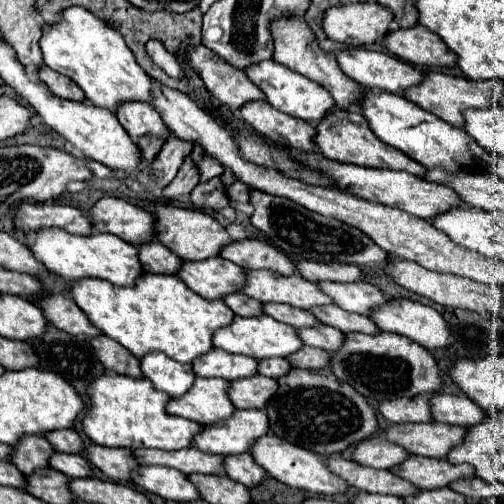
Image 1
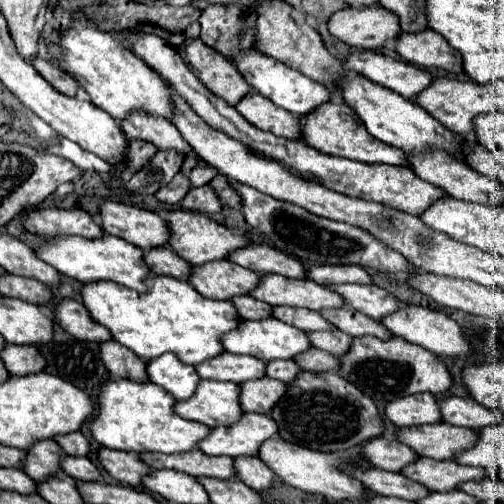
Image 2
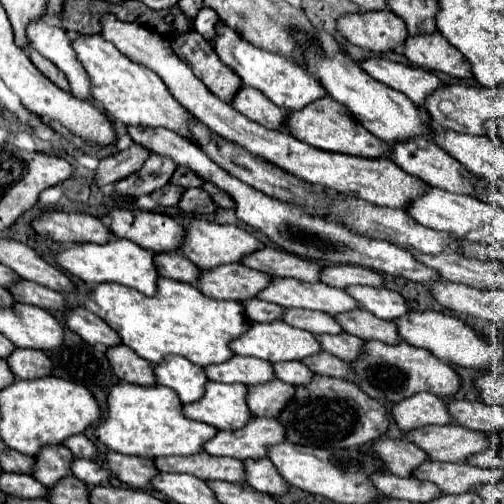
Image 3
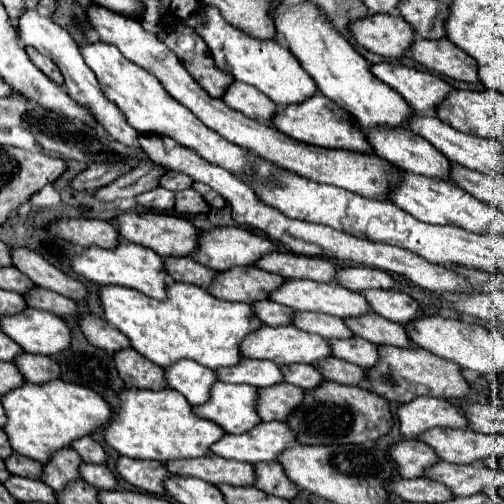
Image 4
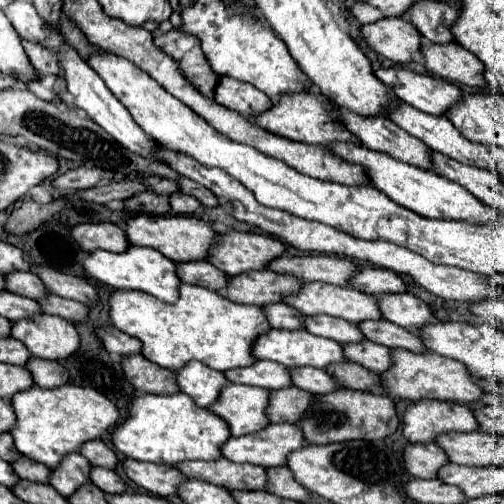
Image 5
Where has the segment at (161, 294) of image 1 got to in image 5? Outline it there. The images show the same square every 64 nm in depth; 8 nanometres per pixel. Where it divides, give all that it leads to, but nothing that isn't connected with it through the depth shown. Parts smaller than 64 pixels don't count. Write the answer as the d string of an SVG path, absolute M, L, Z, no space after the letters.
M192 284L180 286L180 300L176 304L166 304L138 290L116 290L110 296L110 318L118 330L142 340L142 354L148 360L174 372L192 360L222 372L252 366L258 362L252 354L254 342L272 330L260 306L240 306L214 290Z

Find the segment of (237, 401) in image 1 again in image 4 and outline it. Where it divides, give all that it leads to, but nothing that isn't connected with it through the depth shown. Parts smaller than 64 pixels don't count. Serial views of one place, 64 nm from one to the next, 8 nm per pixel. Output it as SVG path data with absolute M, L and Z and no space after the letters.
M286 382L270 388L260 388L258 400L260 418L264 422L288 420L288 416L296 410L296 406L300 406L300 400L304 400L304 390Z

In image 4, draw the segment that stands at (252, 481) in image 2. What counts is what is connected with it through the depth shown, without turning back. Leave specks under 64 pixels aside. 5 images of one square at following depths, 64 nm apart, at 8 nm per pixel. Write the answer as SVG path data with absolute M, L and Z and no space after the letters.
M278 462L272 464L256 464L256 488L264 490L266 494L280 496L286 500L292 500L298 496L298 486L288 480L284 468Z

